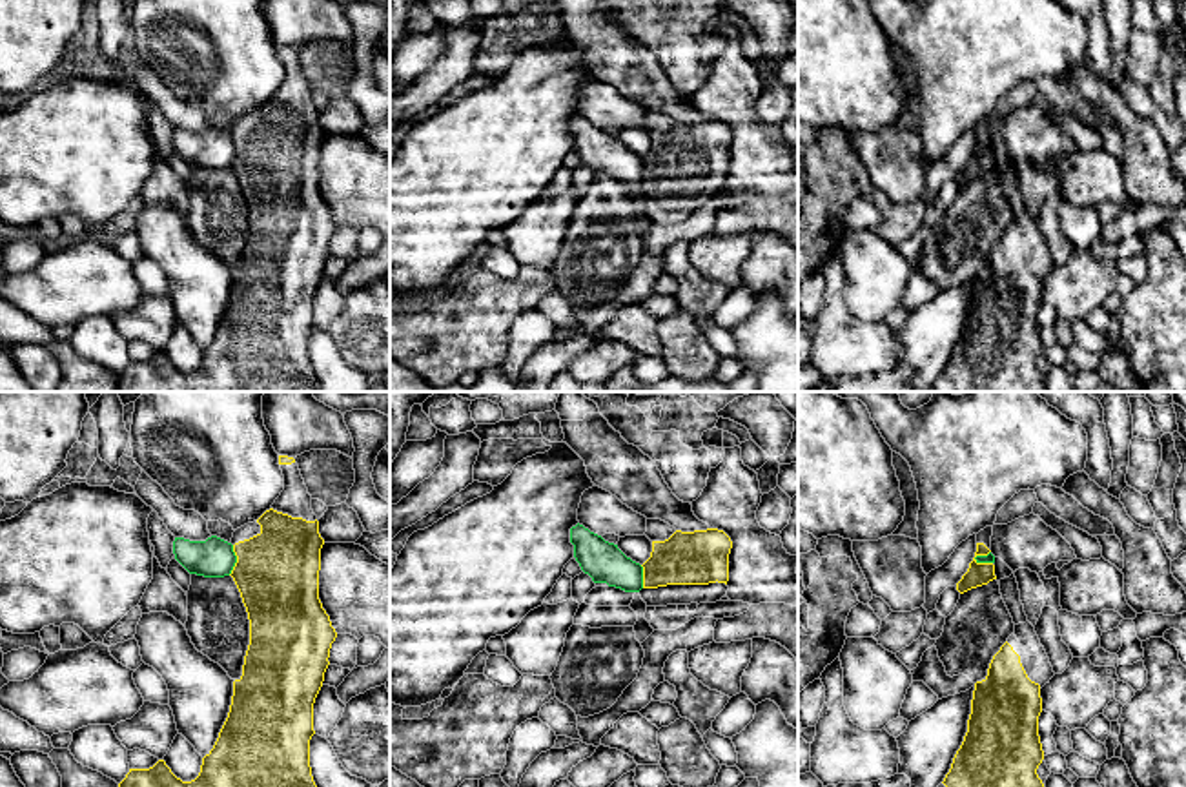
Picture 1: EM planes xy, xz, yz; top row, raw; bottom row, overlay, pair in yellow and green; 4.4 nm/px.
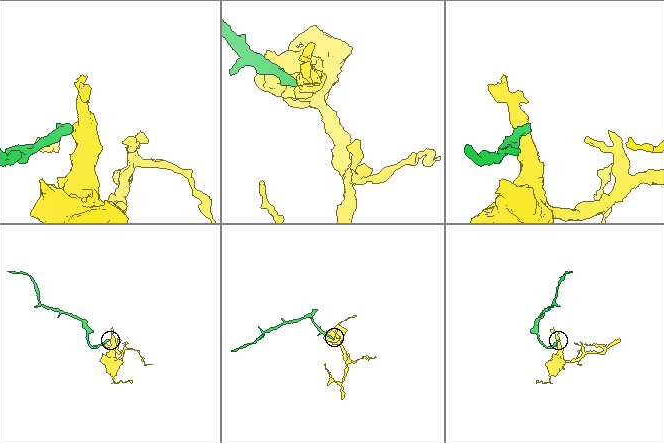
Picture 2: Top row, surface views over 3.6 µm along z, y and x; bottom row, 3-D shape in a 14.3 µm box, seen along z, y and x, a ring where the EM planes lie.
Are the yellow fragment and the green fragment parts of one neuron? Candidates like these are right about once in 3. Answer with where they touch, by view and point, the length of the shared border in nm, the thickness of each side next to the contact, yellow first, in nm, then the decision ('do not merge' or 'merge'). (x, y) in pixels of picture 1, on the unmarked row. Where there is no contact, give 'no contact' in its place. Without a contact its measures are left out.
meets yellow in xy at (237, 152); contact 140 nm long; 360 nm thick on the yellow side, 180 nm on the other; do not merge

